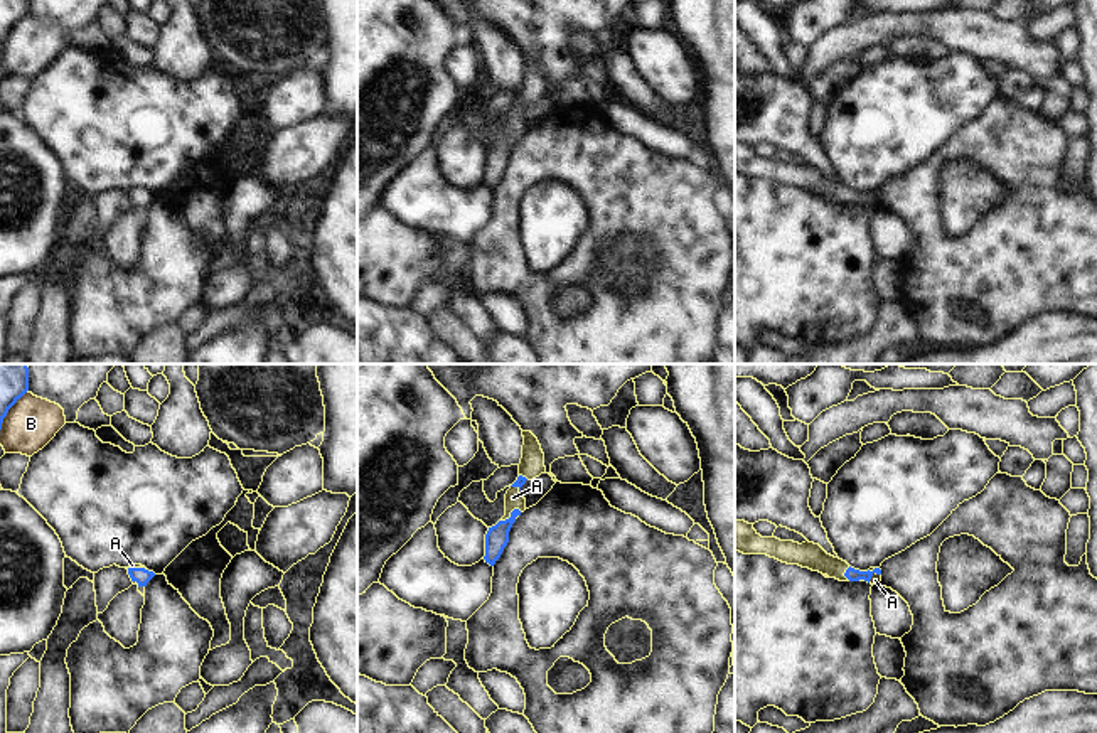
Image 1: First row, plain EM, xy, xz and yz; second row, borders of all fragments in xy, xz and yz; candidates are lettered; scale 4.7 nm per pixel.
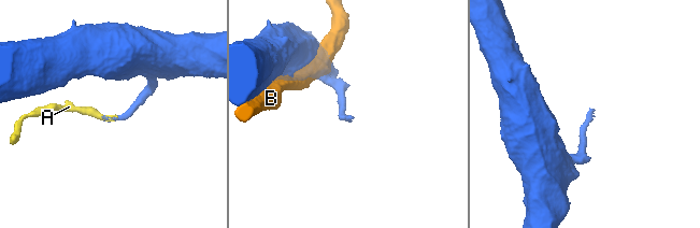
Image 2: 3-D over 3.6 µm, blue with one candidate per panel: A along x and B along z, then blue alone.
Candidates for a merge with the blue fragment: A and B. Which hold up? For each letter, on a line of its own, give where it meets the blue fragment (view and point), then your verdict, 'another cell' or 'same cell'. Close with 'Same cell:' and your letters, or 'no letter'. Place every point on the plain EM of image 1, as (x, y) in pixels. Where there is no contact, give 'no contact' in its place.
A: contact xz (511, 135); same cell
B: contact xy (9, 31); another cell
Same cell: A

